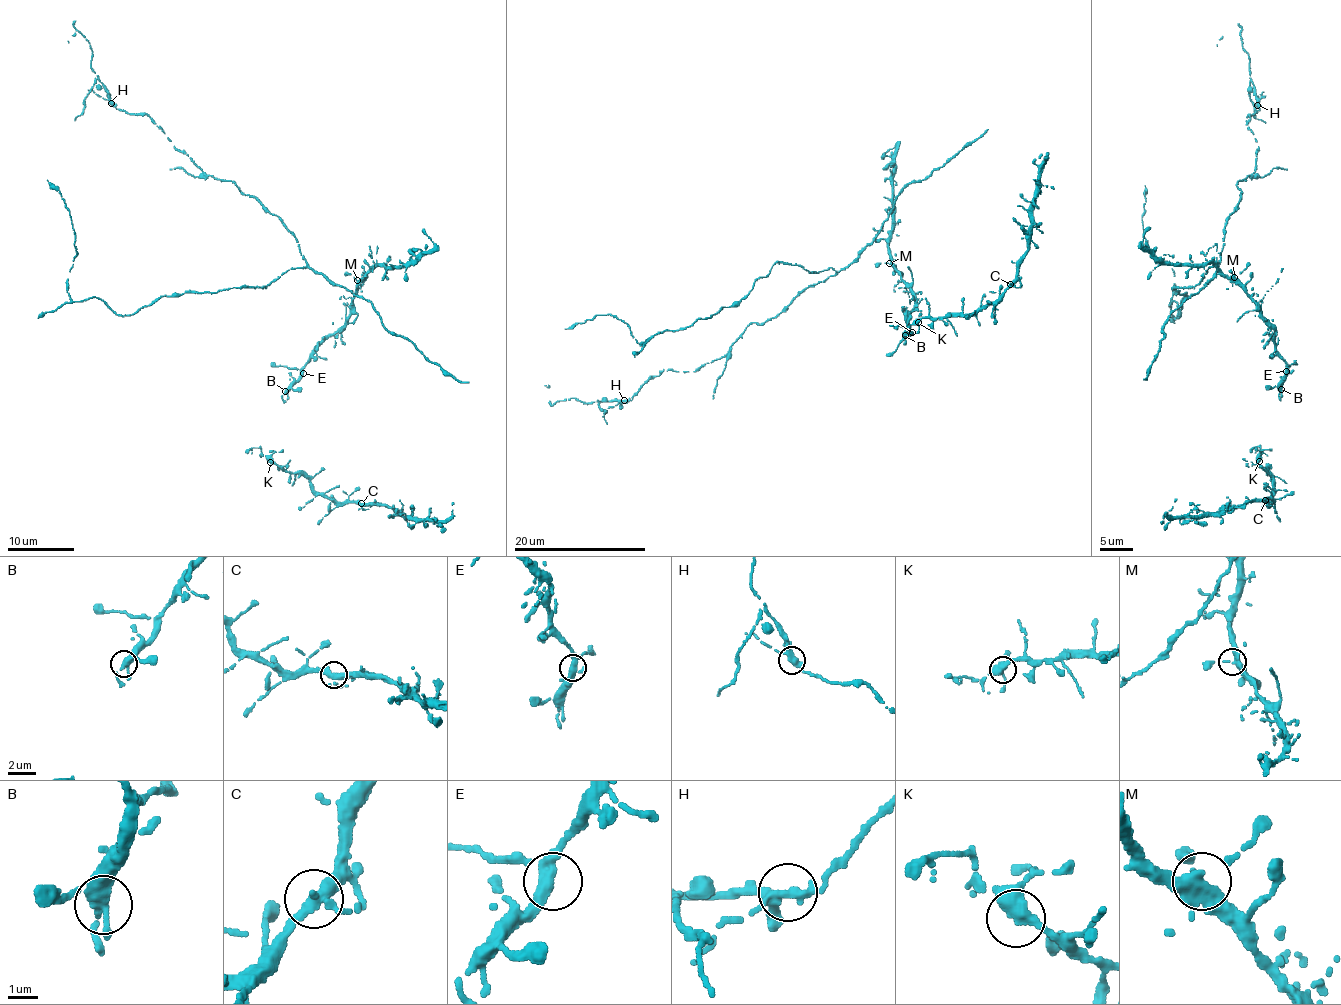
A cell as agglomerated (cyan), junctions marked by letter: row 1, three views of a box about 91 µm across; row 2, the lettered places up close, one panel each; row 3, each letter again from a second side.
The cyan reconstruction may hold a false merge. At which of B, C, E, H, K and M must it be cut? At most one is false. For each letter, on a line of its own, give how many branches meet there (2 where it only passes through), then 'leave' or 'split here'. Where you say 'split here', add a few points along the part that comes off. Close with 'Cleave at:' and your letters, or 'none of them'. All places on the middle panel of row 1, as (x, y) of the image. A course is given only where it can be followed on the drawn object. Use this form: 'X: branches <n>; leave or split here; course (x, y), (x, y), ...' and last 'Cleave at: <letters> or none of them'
B: branches 4; leave
C: branches 4; leave
E: branches 3; leave
H: branches 4; split here
K: branches 3; leave
M: branches 4; leave
Cleave at: H

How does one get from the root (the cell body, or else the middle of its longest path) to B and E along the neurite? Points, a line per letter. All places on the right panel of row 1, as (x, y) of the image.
B: (1239, 280), (1274, 330), (1277, 351), (1286, 366), (1281, 389)
E: (1239, 280), (1259, 312), (1272, 324), (1277, 351), (1286, 362), (1286, 371)

